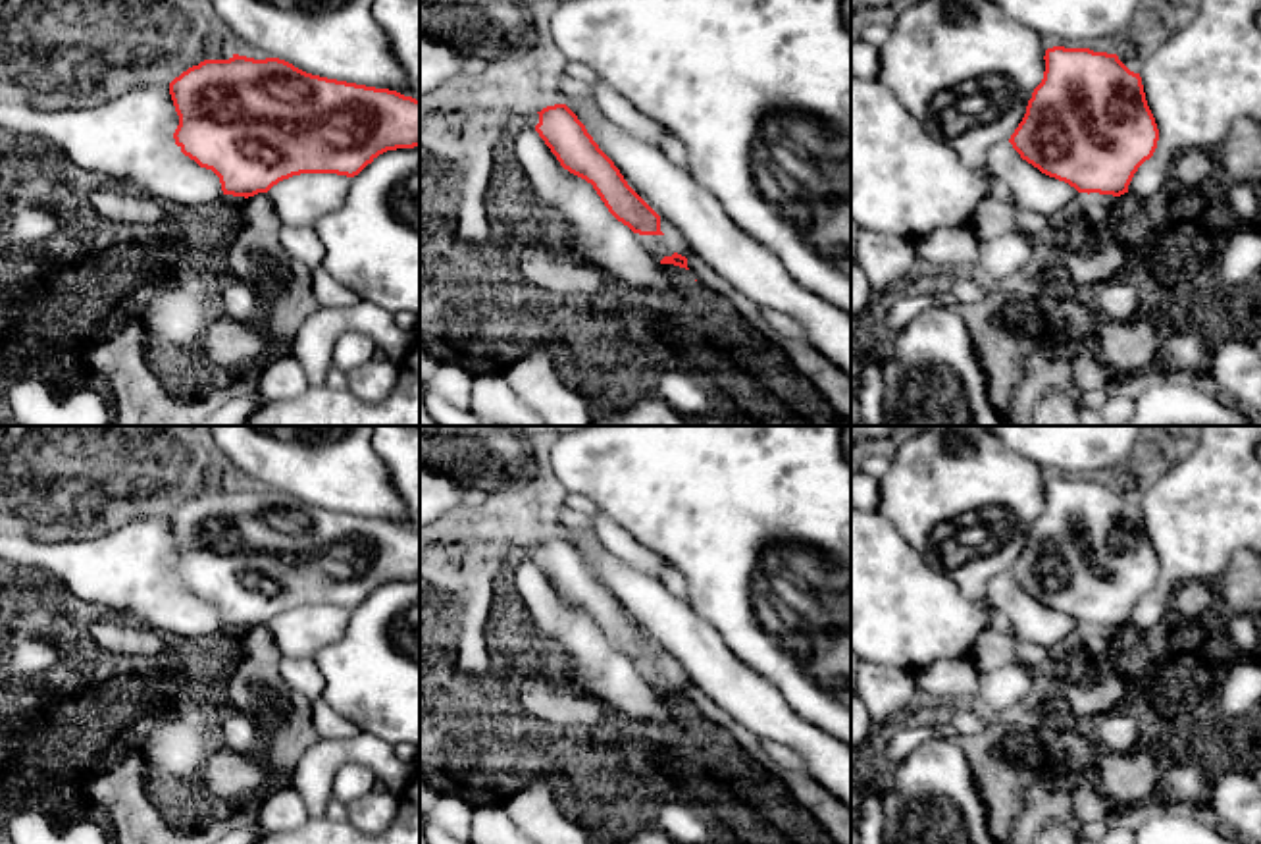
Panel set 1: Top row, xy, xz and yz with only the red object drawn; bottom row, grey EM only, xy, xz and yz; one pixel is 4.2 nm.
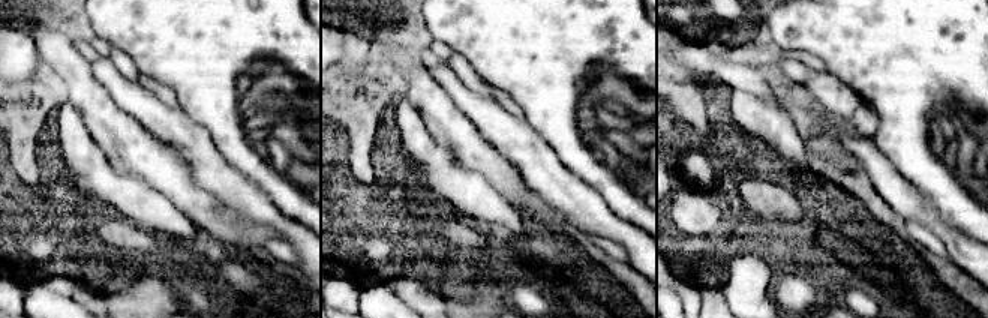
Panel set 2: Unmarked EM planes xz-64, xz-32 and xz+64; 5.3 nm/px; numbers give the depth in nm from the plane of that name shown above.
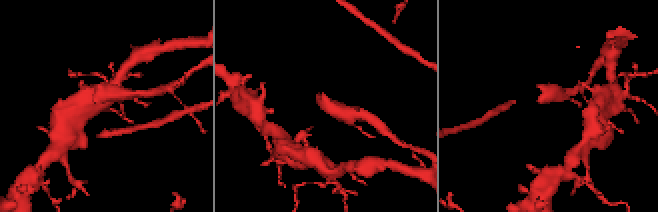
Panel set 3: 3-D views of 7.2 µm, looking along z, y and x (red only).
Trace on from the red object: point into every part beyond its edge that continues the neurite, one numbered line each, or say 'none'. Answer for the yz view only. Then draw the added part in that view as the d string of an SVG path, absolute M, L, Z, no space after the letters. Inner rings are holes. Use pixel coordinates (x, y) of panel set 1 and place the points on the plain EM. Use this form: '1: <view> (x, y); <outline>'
none

